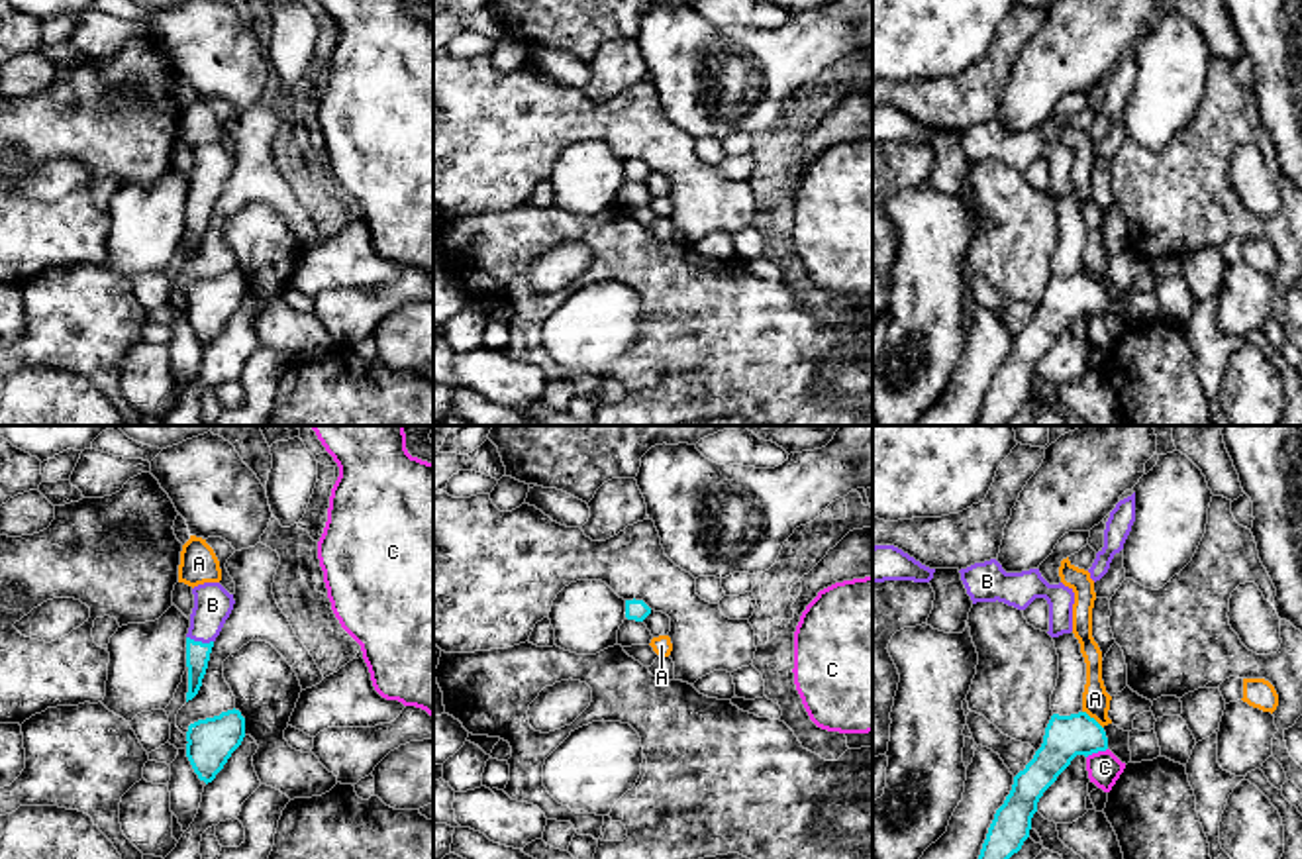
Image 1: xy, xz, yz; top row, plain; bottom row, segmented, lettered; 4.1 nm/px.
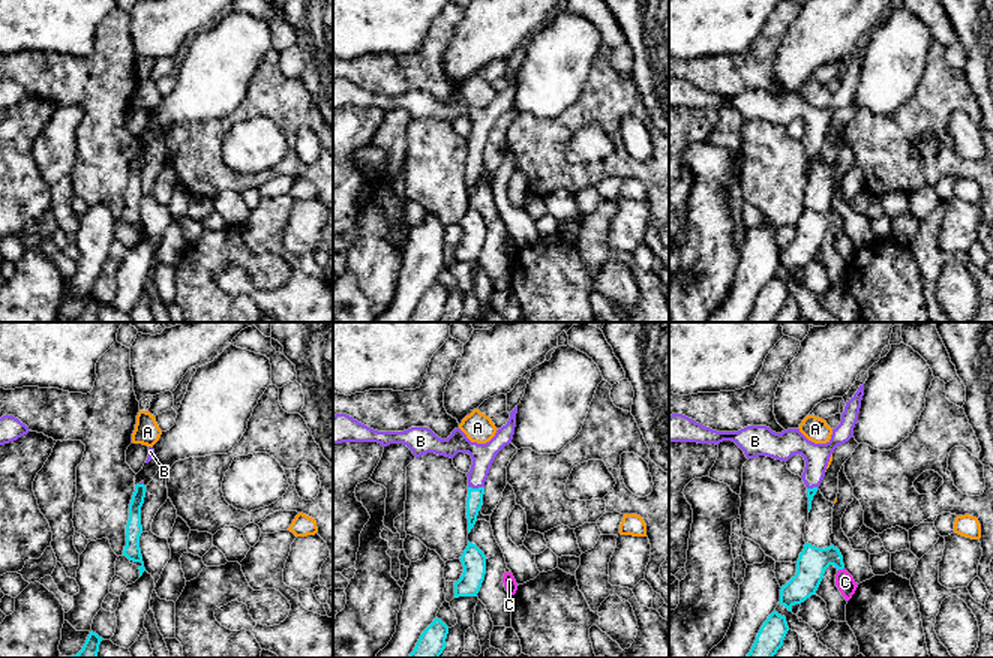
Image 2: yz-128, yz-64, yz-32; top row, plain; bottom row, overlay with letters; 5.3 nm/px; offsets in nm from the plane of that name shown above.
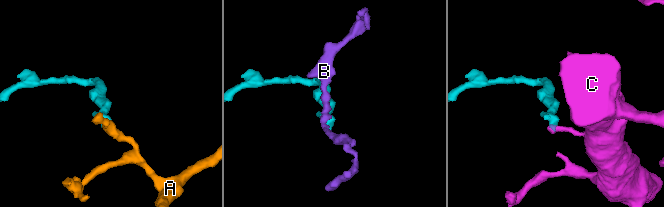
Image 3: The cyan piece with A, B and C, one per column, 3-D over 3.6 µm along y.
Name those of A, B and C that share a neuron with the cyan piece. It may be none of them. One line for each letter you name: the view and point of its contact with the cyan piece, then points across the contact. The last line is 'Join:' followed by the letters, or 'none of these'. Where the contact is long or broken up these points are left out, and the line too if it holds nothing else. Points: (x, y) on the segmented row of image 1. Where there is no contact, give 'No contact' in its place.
B: Touches cyan at xy (200, 642). Path across: xy (197, 654), (200, 642), (212, 605)
Join: B

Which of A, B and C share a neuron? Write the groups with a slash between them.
A / B / C

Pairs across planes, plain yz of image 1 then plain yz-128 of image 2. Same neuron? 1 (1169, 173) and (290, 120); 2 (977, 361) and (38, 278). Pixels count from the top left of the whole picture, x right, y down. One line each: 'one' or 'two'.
1: one
2: two

